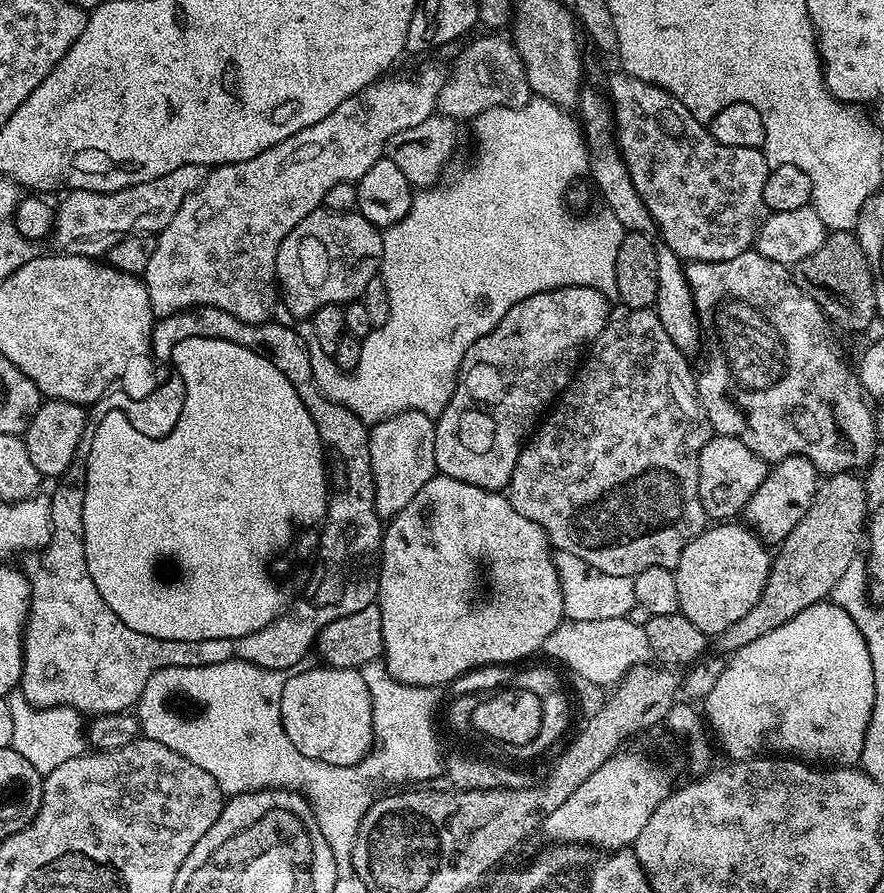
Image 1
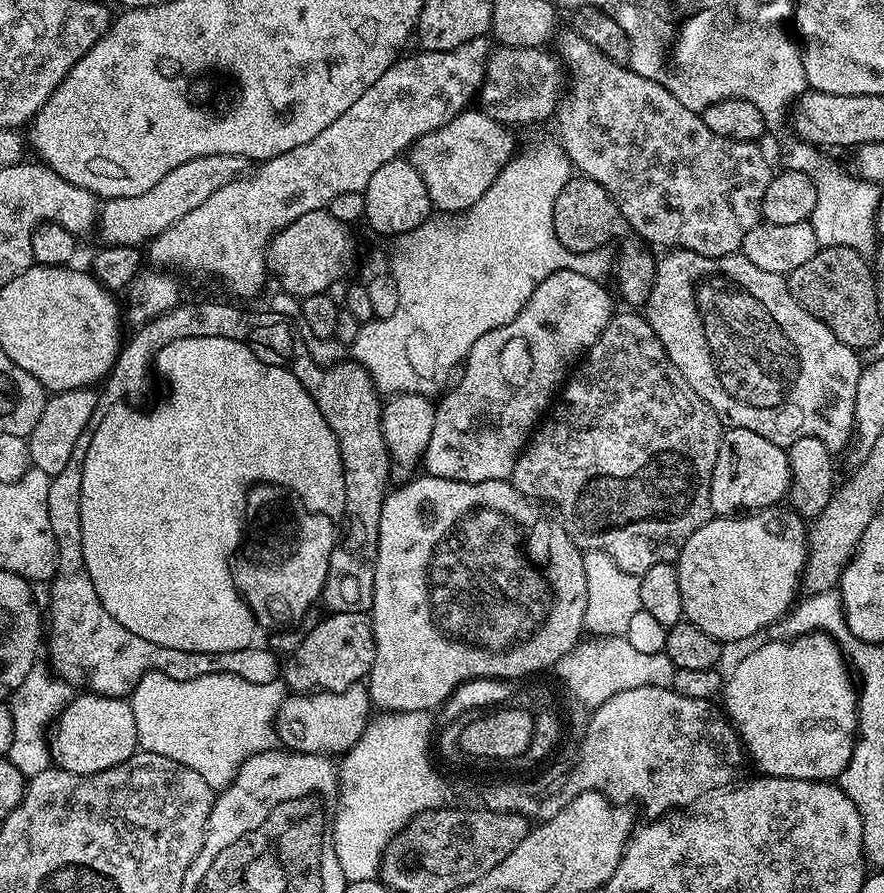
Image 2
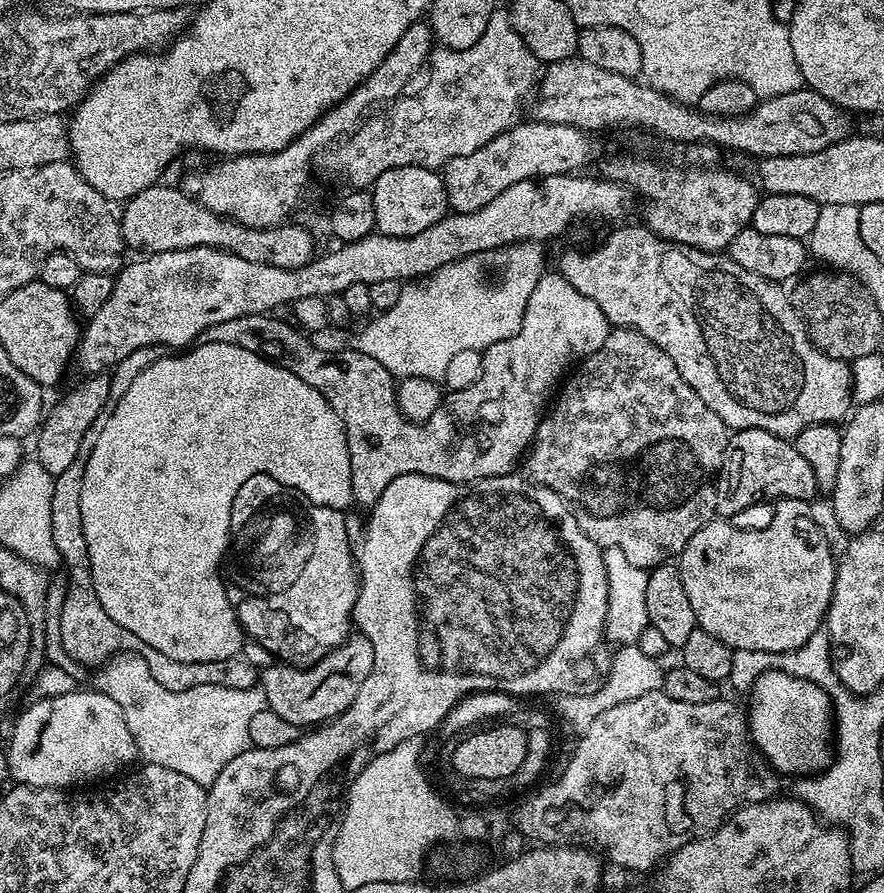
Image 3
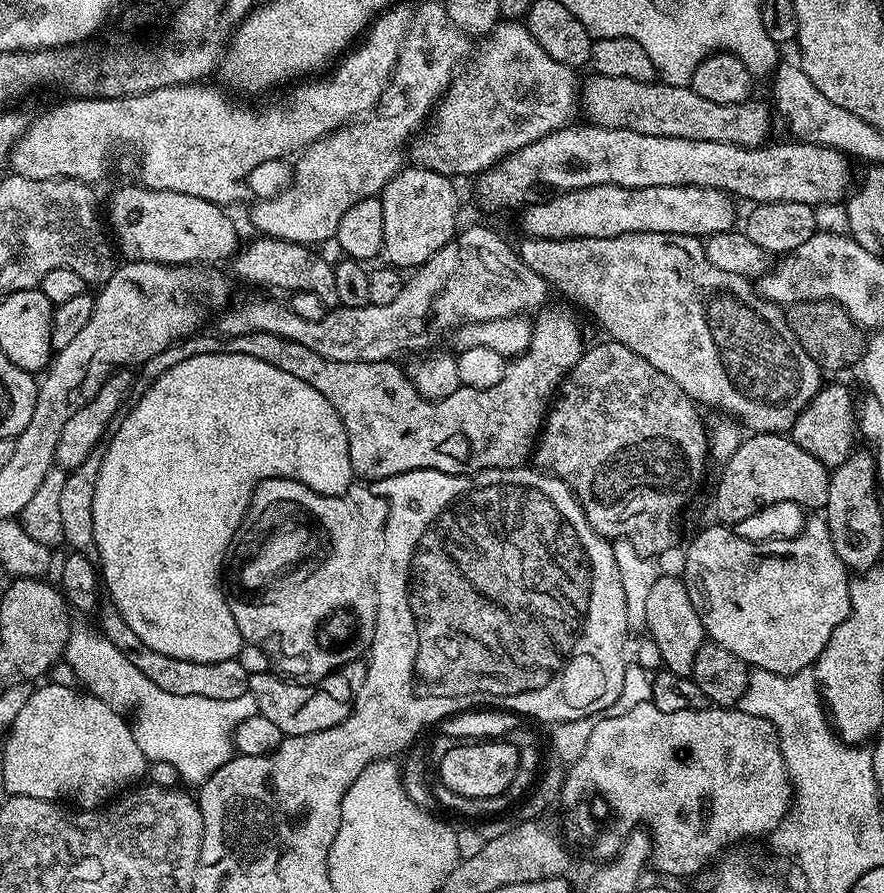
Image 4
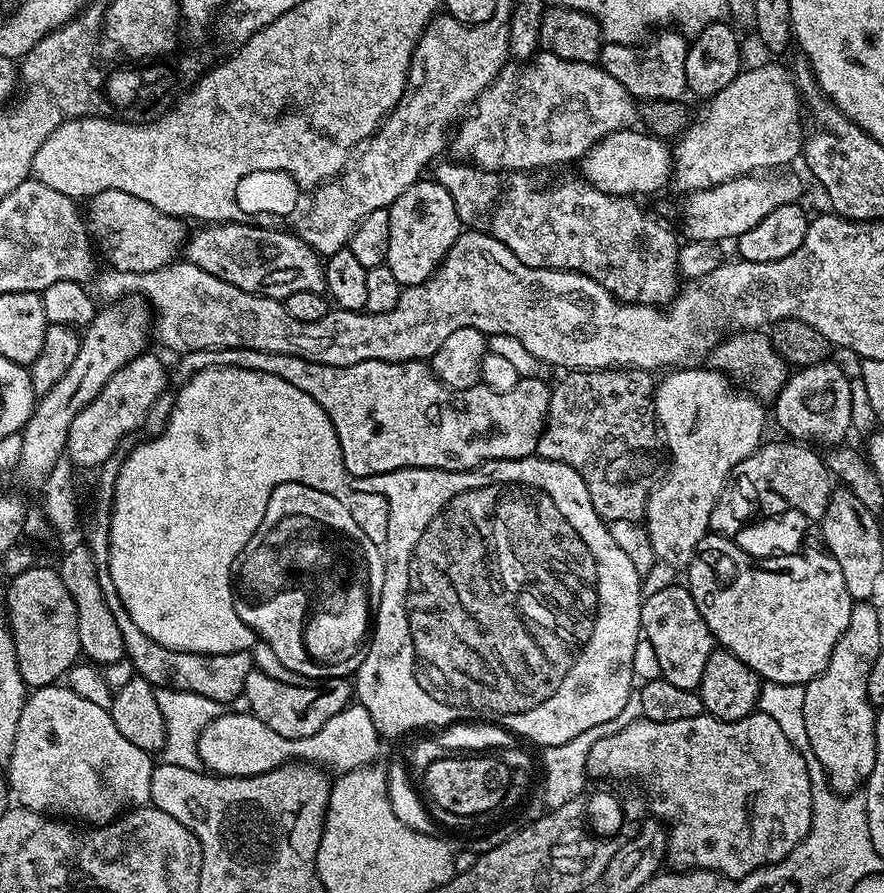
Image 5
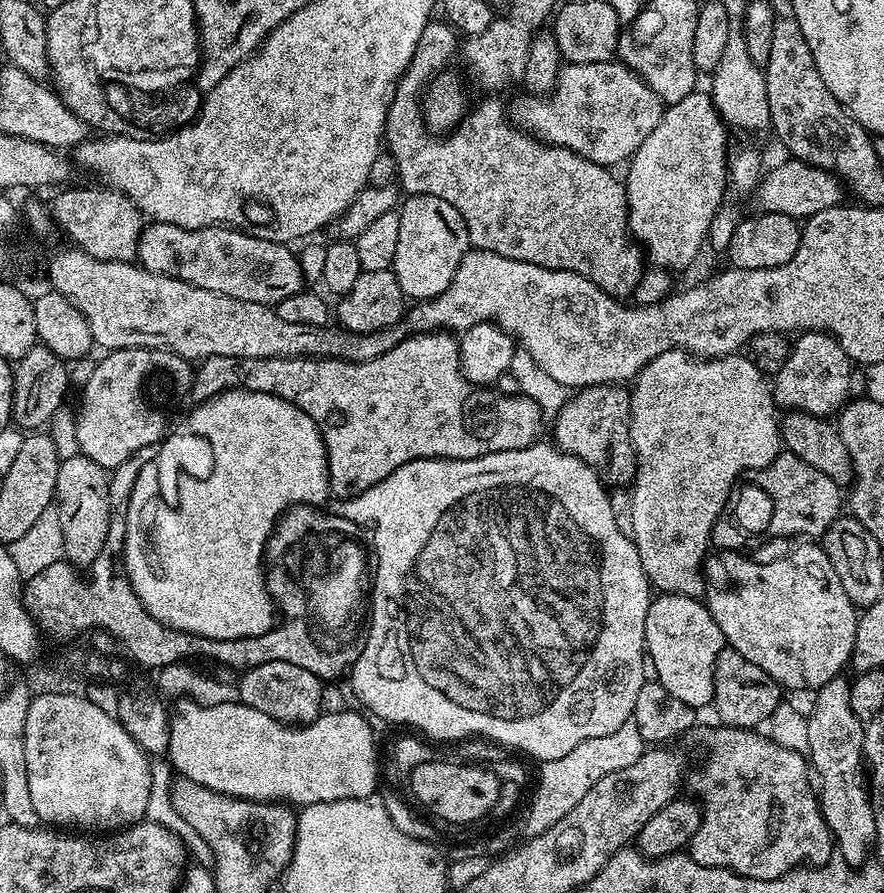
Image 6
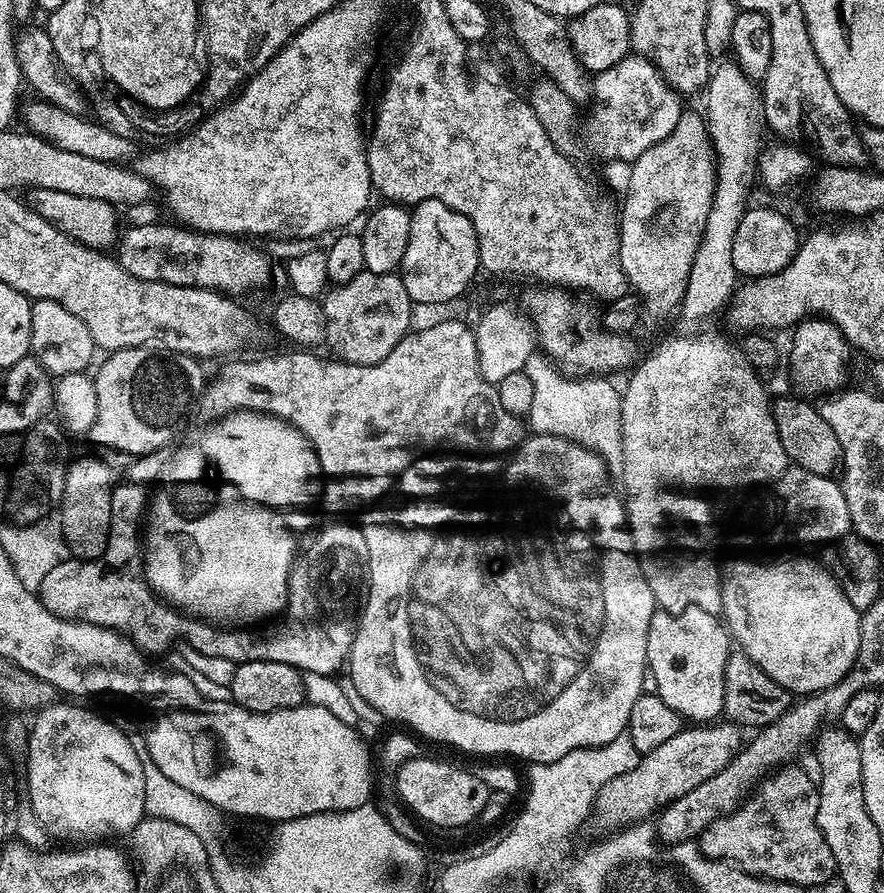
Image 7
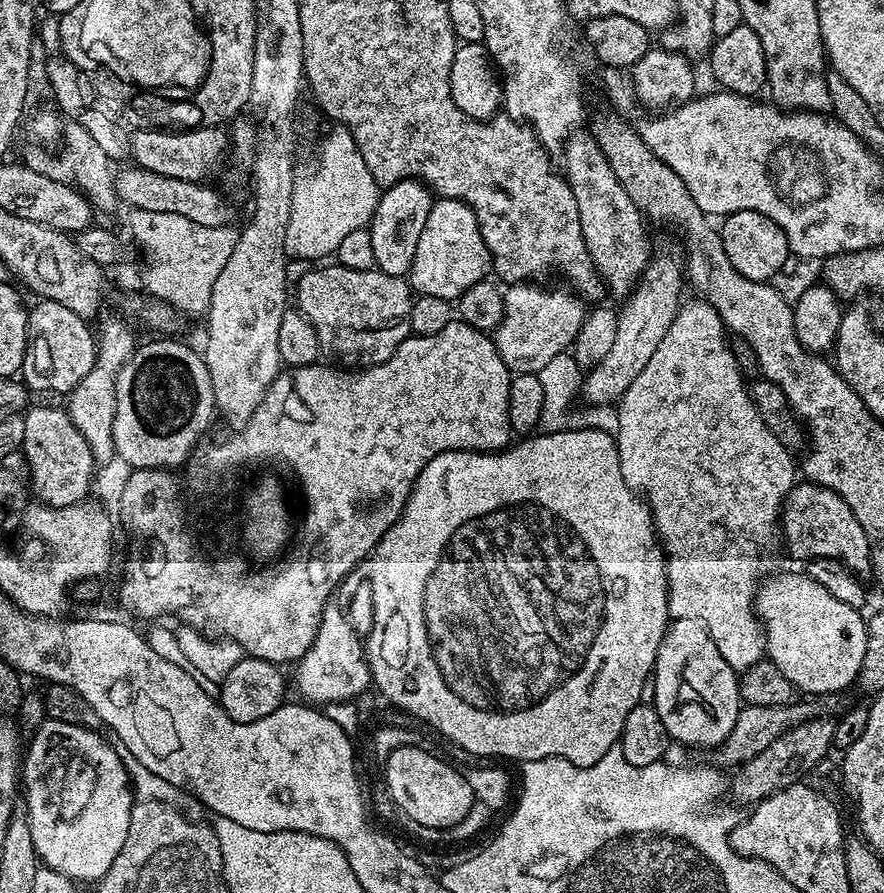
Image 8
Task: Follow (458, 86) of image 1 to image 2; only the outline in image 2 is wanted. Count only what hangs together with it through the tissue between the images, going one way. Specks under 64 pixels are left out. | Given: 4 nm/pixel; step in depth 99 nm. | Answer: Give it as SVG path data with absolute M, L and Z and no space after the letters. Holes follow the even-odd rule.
M497 47L484 66L484 81L478 93L479 111L505 126L532 124L535 120L551 121L562 99L566 73L559 59L547 52L544 48Z

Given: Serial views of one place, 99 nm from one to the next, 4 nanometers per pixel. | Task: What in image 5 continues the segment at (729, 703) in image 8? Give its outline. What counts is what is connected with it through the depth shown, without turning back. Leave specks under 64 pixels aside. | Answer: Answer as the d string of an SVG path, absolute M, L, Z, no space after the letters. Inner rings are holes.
M683 583L668 584L657 592L643 597L640 606L640 631L643 639L652 647L652 656L660 667L659 675L674 686L699 689L706 658L710 658L714 647L712 631L706 626L694 598Z

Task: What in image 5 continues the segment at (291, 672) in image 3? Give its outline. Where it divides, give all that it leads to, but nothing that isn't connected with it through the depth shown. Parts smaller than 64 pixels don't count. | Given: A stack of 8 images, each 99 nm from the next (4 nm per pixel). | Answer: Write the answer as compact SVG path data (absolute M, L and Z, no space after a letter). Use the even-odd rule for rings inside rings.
M254 670L246 678L243 699L248 700L247 711L264 723L265 728L272 731L272 735L281 736L287 740L301 740L313 736L334 714L353 703L354 684L351 679L343 680L343 675L337 674L325 679L317 688L299 688L296 684L287 684L284 680L275 680L272 676L260 670Z

